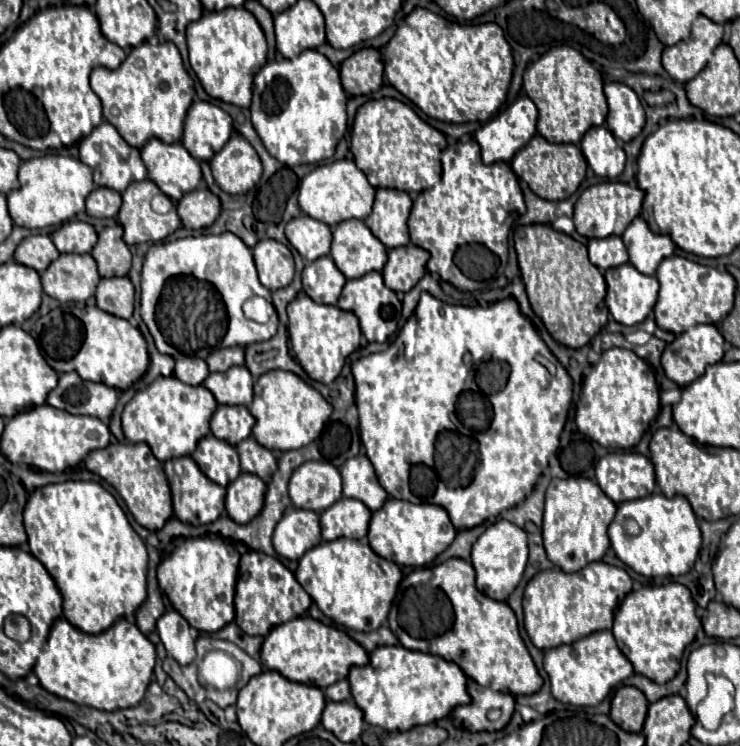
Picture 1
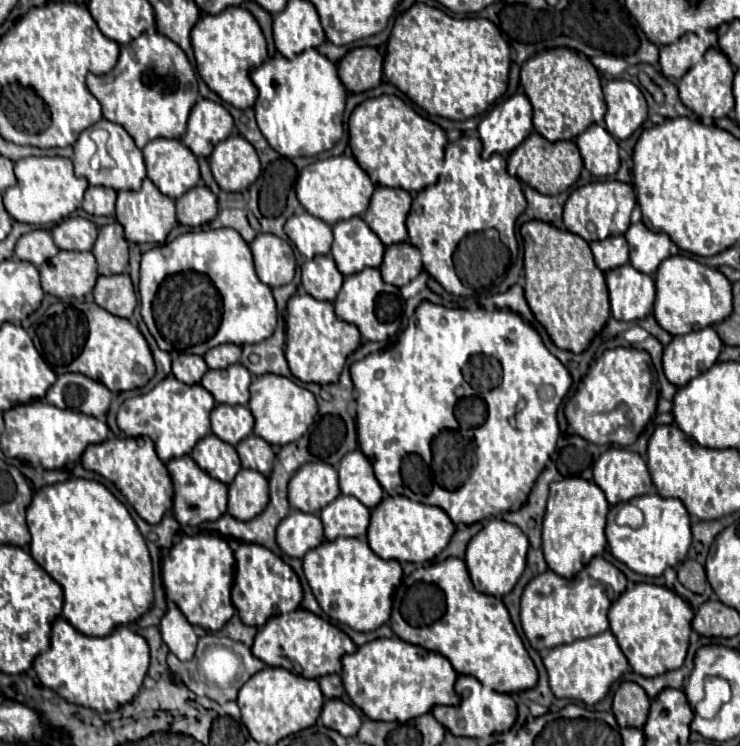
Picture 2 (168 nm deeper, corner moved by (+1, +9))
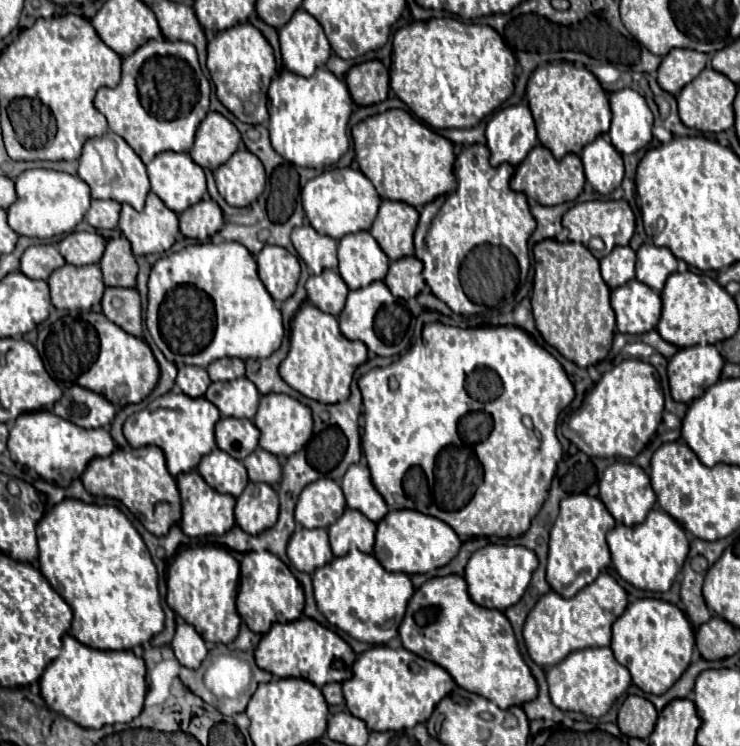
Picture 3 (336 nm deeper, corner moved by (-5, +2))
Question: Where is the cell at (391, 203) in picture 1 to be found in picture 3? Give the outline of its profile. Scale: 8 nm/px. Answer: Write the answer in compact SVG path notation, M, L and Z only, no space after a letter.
M383 199L379 215L375 217L369 233L381 245L385 255L395 261L413 255L413 231L417 227L419 213L415 207L403 201Z

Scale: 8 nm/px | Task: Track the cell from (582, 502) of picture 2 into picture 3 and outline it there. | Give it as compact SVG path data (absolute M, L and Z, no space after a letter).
M573 493L561 499L559 517L555 519L551 529L549 561L547 561L547 581L553 591L561 593L563 597L573 597L577 591L581 591L585 585L597 579L601 569L605 569L611 561L605 535L613 527L615 519L599 497Z

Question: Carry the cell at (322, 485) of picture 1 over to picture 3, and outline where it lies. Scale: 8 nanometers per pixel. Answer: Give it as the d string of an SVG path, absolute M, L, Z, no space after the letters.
M321 477L309 483L297 501L295 521L307 529L329 527L345 511L345 497L339 487L329 477Z

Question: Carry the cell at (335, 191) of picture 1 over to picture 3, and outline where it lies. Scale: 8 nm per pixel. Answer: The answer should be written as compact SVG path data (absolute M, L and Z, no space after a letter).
M329 169L317 175L315 179L307 181L307 185L301 191L301 201L305 203L305 215L313 229L319 233L325 233L333 239L341 239L347 233L365 231L371 227L381 197L375 191L373 183L359 171L359 169Z

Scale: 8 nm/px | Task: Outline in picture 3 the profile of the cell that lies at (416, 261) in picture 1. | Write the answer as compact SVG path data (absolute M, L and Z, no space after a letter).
M401 257L389 265L389 273L385 277L385 285L399 299L411 299L421 293L425 287L425 279L421 275L421 261L417 257Z

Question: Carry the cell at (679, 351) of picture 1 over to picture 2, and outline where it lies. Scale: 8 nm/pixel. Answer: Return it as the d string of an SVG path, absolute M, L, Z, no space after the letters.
M713 328L695 330L691 334L673 336L663 354L663 370L671 384L685 386L691 378L709 370L721 352L723 342Z

